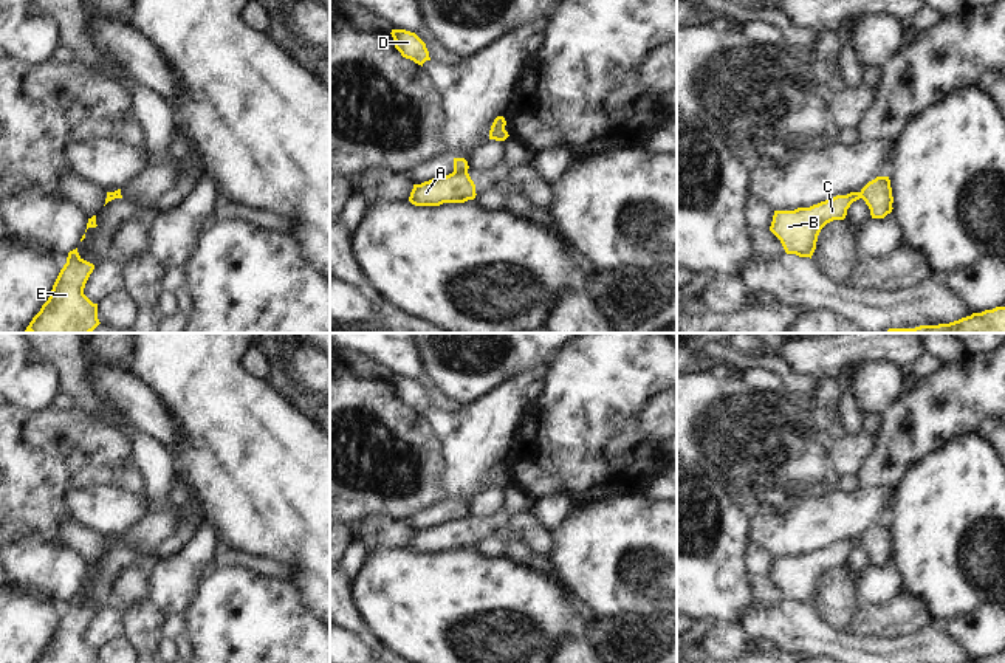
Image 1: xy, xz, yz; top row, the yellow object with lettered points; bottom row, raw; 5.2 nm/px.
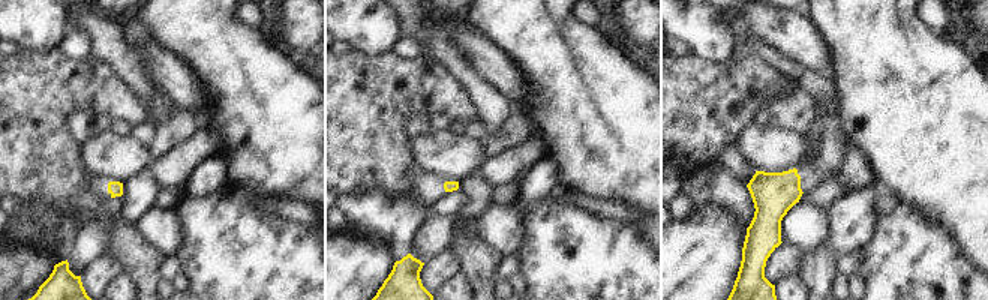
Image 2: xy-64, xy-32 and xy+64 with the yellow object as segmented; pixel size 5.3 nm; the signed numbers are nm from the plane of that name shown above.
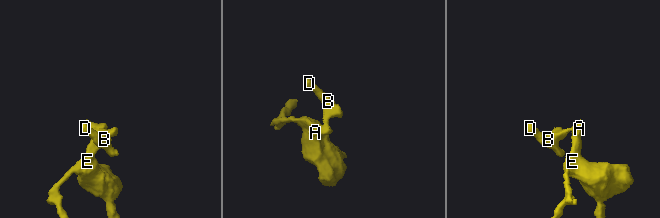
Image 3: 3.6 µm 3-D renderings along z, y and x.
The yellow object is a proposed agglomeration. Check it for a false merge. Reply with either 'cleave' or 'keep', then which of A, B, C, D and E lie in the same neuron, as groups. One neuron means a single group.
cleave; A E / B C D

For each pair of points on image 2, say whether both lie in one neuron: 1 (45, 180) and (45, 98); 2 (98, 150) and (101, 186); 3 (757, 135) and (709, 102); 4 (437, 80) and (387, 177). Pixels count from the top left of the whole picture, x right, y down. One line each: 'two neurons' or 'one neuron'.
1: one neuron
2: two neurons
3: two neurons
4: one neuron

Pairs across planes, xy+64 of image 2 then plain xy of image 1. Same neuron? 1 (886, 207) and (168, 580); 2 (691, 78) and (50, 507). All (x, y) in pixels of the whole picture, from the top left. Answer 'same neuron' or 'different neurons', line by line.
1: different neurons
2: same neuron

